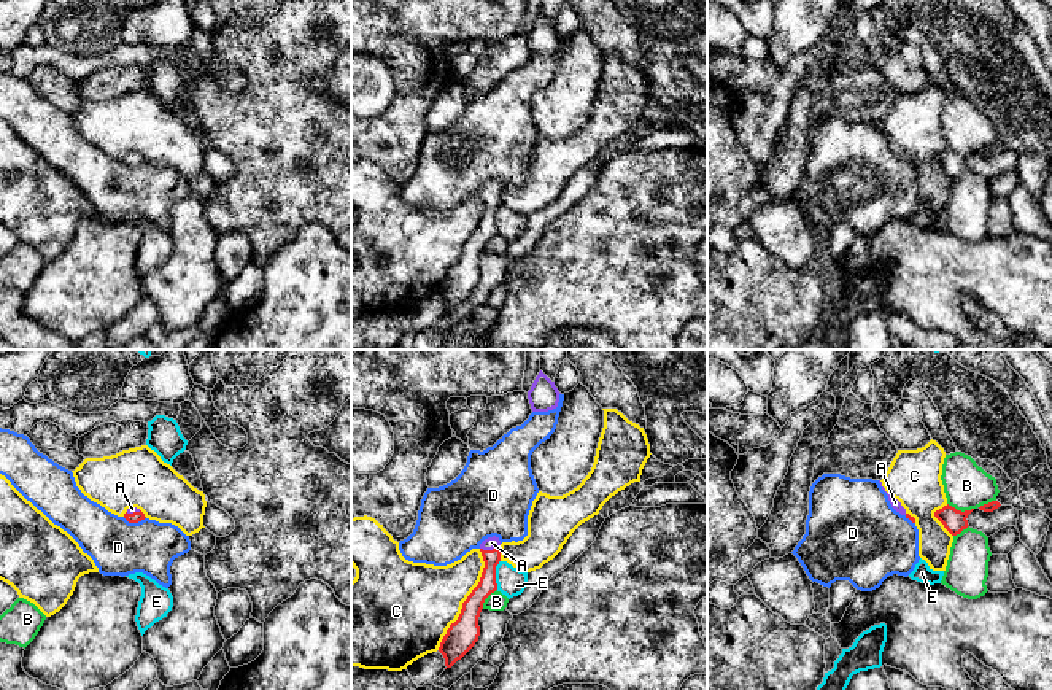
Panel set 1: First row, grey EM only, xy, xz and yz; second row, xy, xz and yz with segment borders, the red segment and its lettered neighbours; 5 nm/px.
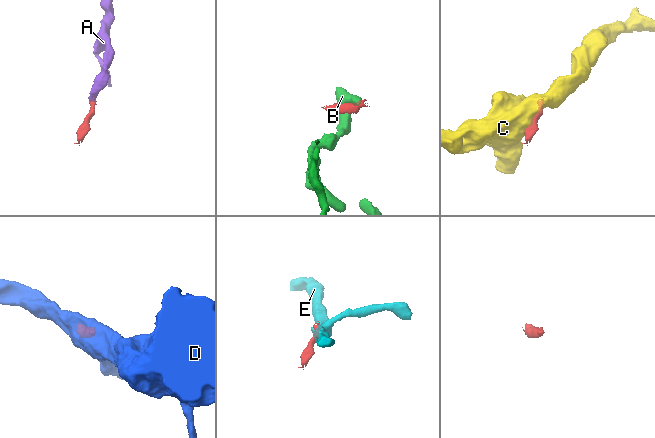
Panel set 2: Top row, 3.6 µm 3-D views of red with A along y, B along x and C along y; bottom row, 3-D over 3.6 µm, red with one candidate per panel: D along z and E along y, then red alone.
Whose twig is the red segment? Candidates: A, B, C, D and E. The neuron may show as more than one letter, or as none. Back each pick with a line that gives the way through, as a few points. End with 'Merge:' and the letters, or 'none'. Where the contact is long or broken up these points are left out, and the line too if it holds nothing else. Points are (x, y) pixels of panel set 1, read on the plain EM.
A: Path across: xz (487, 229), (490, 194), (491, 186)
Merge: A

